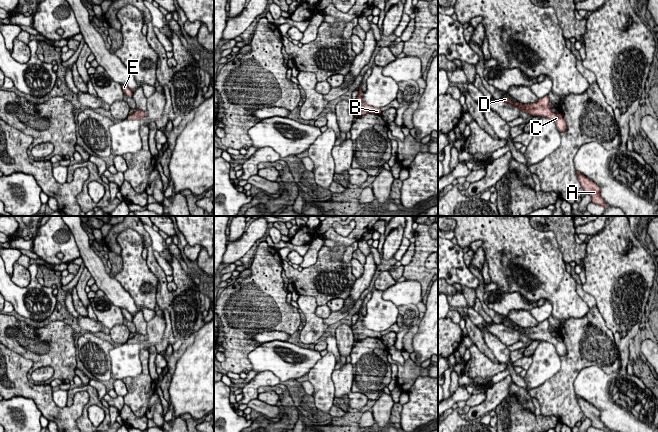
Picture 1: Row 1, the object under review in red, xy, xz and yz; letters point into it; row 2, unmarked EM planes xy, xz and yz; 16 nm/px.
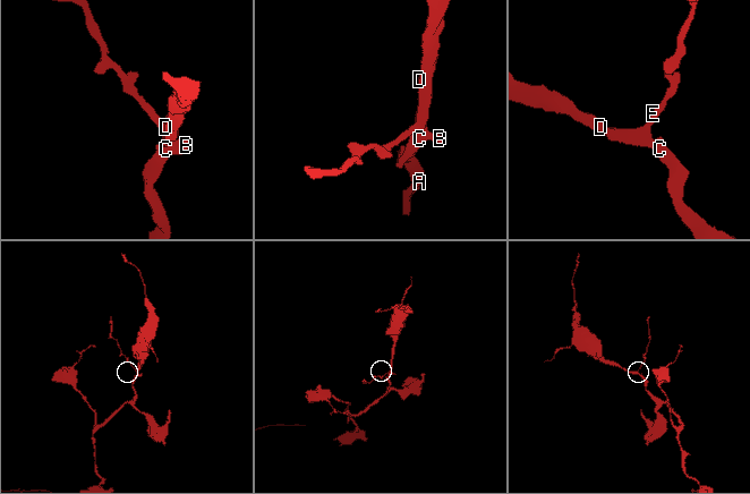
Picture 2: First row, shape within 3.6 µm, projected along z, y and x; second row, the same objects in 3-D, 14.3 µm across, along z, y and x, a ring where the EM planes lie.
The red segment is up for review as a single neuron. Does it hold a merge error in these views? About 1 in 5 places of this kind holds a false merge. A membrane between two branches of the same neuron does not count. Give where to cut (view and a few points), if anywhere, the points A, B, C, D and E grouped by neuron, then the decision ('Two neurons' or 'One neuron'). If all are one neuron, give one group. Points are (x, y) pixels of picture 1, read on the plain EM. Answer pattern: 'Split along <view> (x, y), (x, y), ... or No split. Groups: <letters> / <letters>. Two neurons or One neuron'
No split. Groups: A B C D E. One neuron

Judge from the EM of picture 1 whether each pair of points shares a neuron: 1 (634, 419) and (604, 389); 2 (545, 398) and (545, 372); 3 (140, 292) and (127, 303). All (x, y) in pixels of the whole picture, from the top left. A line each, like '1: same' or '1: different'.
1: same
2: different
3: different

